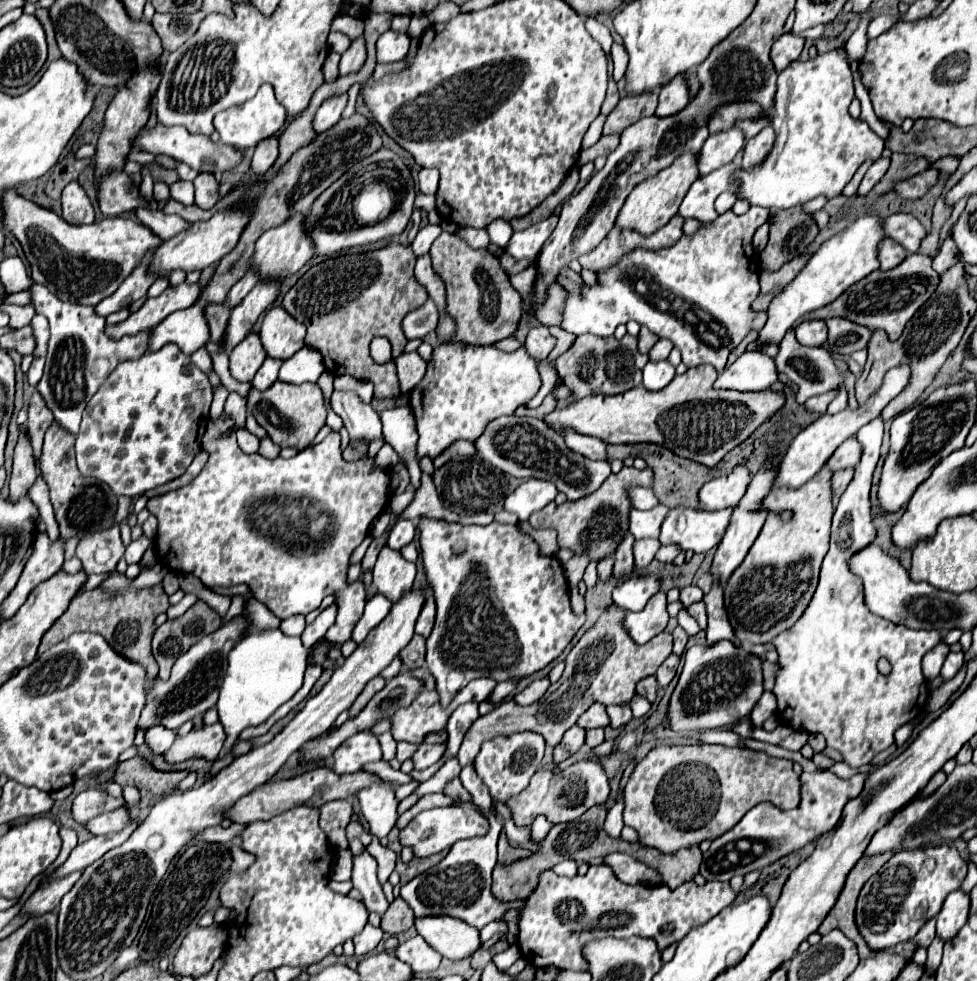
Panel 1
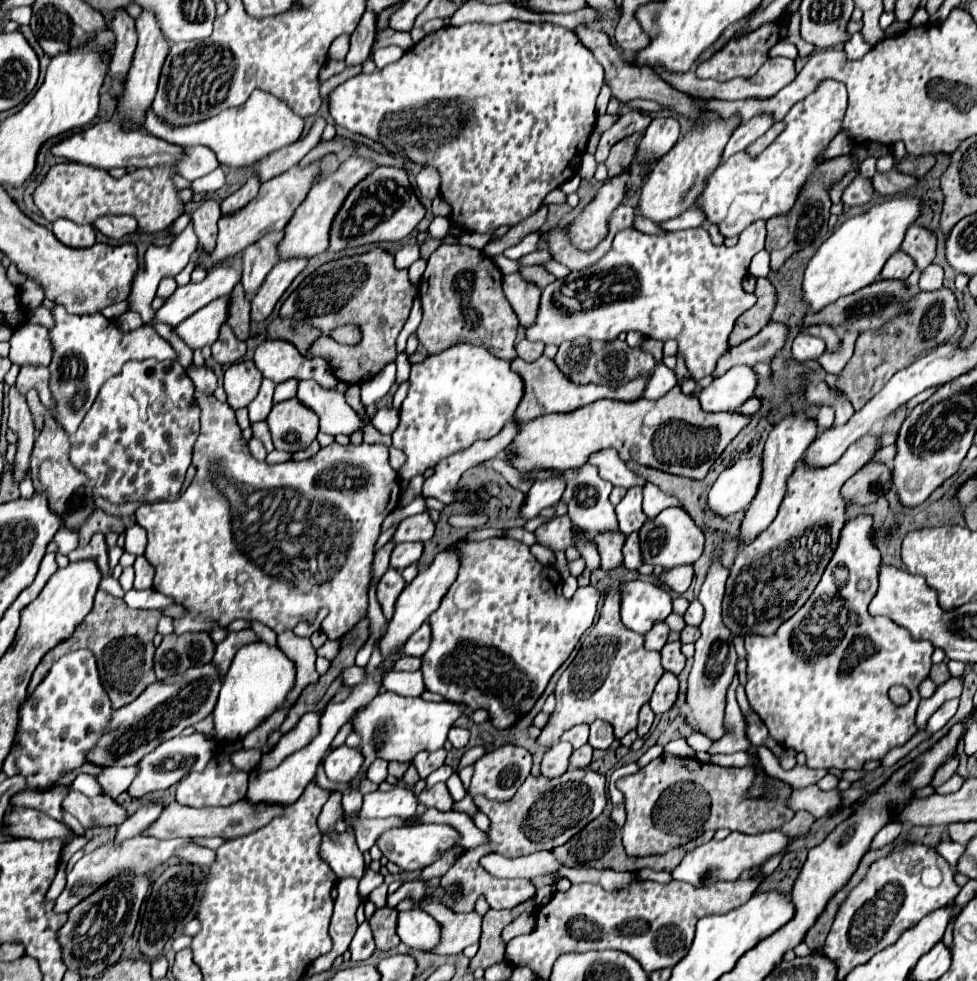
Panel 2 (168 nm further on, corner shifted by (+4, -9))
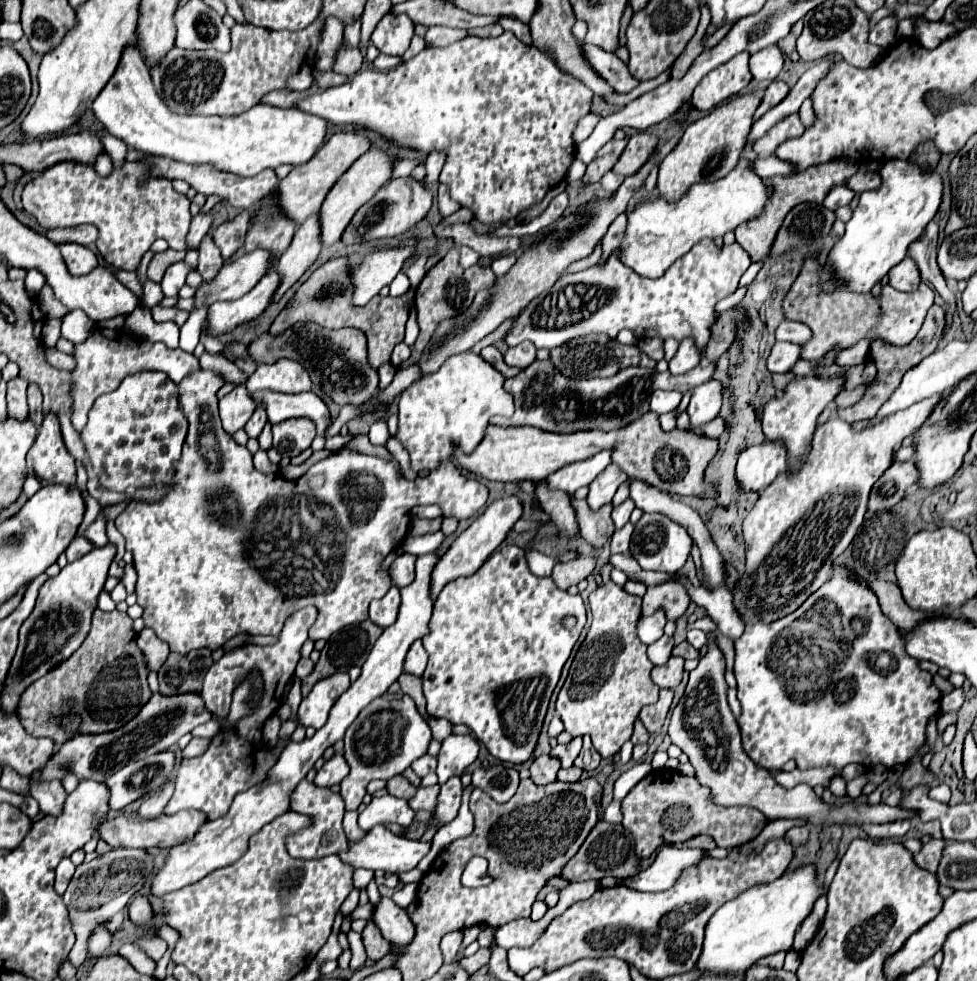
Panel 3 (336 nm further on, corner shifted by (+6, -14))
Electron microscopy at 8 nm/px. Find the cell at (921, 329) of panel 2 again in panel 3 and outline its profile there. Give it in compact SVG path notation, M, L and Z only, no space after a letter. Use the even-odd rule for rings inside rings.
M934 304L934 306L928 310L928 316L926 316L924 326L920 328L918 336L916 336L908 346L898 348L898 346L882 346L882 342L872 342L872 346L870 346L870 358L872 358L872 362L874 362L876 368L878 368L876 382L874 382L874 386L870 386L870 388L866 390L864 398L862 398L858 404L854 404L854 406L850 406L850 408L846 408L846 410L838 410L838 412L836 412L838 418L846 418L848 422L872 420L872 418L876 416L876 412L880 410L880 406L882 406L882 404L890 398L890 394L898 388L898 384L902 382L902 376L906 374L906 370L910 370L910 368L914 368L916 364L920 364L926 356L930 356L930 354L938 348L938 340L940 340L940 336L942 336L942 322L944 322L944 310L942 310L942 306Z

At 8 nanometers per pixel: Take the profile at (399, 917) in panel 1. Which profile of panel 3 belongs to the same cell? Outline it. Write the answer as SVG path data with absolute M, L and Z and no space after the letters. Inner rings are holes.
M368 922L368 926L364 928L362 942L364 942L368 958L374 960L374 962L378 962L380 958L384 958L388 954L388 950L390 950L390 942L386 942L382 938L382 934L378 934L378 930L376 930L376 926L372 922Z

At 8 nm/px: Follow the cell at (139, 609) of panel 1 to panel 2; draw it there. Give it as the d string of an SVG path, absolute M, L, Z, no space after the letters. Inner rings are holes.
M98 591L96 597L94 597L94 607L92 611L86 615L86 619L76 627L76 631L66 639L66 641L60 641L54 649L50 649L40 665L36 667L34 675L32 675L32 681L30 681L30 689L28 693L32 693L32 689L42 681L44 673L50 669L50 665L60 659L64 653L70 653L70 651L76 651L76 649L90 649L94 655L96 655L96 661L98 661L98 669L100 669L100 677L104 681L104 687L108 689L108 695L112 697L112 707L114 709L120 709L124 705L128 705L130 701L134 701L150 683L156 681L156 675L154 675L154 669L152 669L152 657L154 657L154 635L156 635L156 625L158 625L158 619L162 617L162 611L160 609L132 609L124 603L124 599L120 597L112 597L108 595L106 591Z

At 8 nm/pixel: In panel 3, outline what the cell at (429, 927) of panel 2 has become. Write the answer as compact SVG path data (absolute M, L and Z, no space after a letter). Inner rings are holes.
M380 898L374 904L370 920L388 942L410 942L410 938L414 938L414 924L410 922L406 910L396 906L392 898Z

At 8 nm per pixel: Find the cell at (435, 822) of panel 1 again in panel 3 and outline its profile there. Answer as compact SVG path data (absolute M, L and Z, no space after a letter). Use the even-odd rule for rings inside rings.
M374 826L372 830L366 832L366 836L354 844L348 846L346 852L340 852L340 860L350 864L352 868L368 868L368 870L384 870L390 874L396 872L408 872L412 868L416 868L416 864L428 854L430 844L424 844L420 840L406 840L402 836L392 834L388 828L384 826Z

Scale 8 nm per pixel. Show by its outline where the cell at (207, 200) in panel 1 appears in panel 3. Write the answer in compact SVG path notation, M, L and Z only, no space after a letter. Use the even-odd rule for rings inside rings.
M208 236L206 240L202 240L202 244L200 244L200 260L198 260L198 272L200 272L200 276L202 276L202 282L210 282L210 280L214 280L214 276L218 274L218 270L222 268L222 264L224 264L224 260L222 260L222 254L220 254L220 250L214 246L214 242L212 242L212 238Z

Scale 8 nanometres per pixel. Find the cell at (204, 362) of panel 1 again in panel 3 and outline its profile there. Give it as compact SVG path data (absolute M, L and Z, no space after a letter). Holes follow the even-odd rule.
M200 212L198 216L192 218L192 226L190 226L190 234L188 234L190 246L198 246L198 242L208 234L212 220L214 220L214 216L210 212Z

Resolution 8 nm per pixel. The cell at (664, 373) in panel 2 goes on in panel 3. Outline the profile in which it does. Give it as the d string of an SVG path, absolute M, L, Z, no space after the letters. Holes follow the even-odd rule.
M656 390L652 394L652 402L650 402L650 410L656 412L656 414L666 414L666 412L672 412L678 408L682 400L682 392L676 392L676 390Z

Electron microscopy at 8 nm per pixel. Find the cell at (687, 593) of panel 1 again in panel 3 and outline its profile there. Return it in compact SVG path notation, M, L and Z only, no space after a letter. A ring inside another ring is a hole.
M696 628L688 630L688 642L690 642L698 652L700 652L700 656L704 656L704 654L706 654L708 638L706 638L706 634L704 634L702 630L696 630Z

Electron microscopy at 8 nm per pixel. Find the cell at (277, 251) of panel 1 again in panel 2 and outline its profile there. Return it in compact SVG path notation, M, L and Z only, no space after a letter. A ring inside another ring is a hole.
M352 155L350 159L346 159L340 165L340 169L336 173L332 173L324 181L316 183L310 189L310 193L306 195L306 199L302 201L302 205L294 211L288 225L284 227L284 237L276 247L280 259L300 259L300 257L312 259L312 257L324 253L328 247L328 229L330 229L332 217L336 215L336 209L340 209L340 201L344 201L344 193L348 193L348 189L352 189L352 185L356 185L356 181L360 181L360 177L366 177L374 167L376 167L376 163L370 163L358 155Z

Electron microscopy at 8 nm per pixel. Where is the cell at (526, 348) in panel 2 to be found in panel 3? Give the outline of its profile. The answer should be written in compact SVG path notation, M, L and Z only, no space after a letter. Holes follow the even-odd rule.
M522 342L514 348L508 348L508 352L504 354L504 362L508 366L518 366L518 368L528 368L532 362L536 360L536 348L532 342Z

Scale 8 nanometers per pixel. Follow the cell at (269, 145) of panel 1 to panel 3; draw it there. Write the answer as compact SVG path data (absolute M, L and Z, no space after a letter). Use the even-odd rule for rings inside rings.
M242 212L234 220L228 220L226 224L214 230L214 244L220 248L224 262L230 262L234 252L244 244L246 228L248 228L248 212Z

